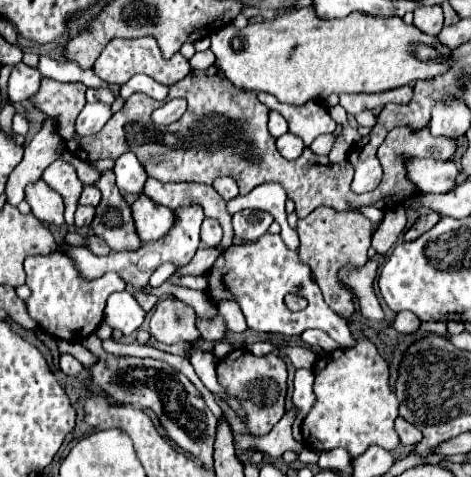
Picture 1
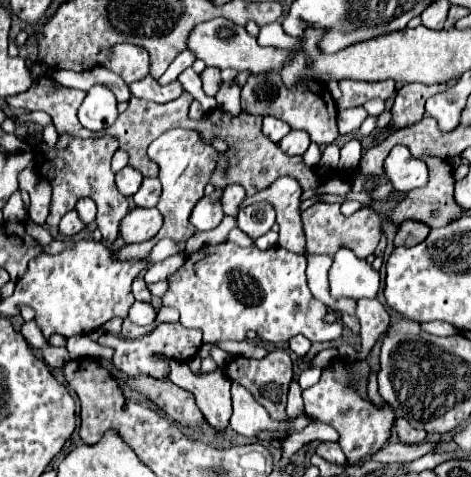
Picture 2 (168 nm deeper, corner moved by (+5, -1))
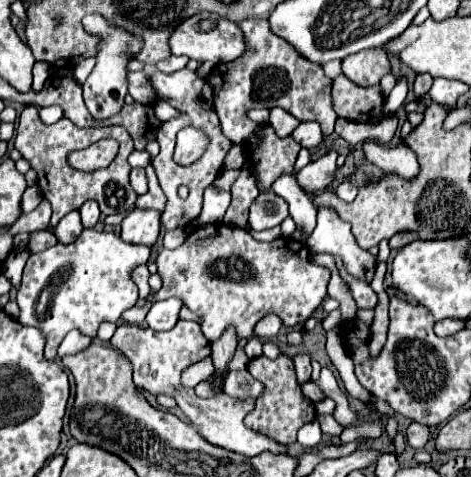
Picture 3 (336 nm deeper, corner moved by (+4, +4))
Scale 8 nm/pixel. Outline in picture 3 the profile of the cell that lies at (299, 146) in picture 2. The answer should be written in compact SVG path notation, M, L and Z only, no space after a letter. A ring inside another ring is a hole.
M313 121L301 123L301 125L291 133L291 137L293 137L301 147L305 147L305 149L313 149L313 147L317 147L317 145L323 141L321 127L319 127L317 123L313 123Z

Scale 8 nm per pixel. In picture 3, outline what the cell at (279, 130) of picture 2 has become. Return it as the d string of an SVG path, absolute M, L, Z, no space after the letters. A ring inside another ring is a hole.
M271 109L269 125L275 129L275 133L279 137L287 137L293 133L293 129L299 125L299 121L295 117L291 117L289 113L285 113L283 109Z

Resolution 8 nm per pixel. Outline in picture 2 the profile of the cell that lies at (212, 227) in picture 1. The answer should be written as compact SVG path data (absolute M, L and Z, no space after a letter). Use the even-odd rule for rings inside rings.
M216 188L212 194L202 196L198 200L198 204L194 206L194 210L190 214L190 222L194 224L196 230L212 230L222 222L222 218L224 218L222 190L224 188Z

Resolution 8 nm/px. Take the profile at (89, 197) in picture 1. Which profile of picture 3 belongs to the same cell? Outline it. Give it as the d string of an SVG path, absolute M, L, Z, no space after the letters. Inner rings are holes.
M85 201L85 203L81 205L79 213L81 213L83 227L93 227L93 225L99 221L99 215L101 215L101 211L99 211L99 207L97 207L95 201Z

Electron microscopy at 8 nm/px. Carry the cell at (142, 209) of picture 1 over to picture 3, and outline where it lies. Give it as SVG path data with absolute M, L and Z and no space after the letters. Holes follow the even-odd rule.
M133 207L121 221L123 241L155 245L155 241L159 237L159 217L161 217L161 213L155 209Z

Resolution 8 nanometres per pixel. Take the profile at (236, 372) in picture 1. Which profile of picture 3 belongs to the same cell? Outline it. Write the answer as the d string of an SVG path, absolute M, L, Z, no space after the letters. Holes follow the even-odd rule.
M281 353L277 359L267 359L267 357L257 357L251 359L247 365L247 371L259 379L265 385L263 397L259 397L255 411L251 411L245 417L245 425L257 433L263 433L279 443L293 443L297 437L299 427L309 423L315 417L315 407L311 405L309 399L301 395L301 389L295 379L295 369L293 369L293 359Z

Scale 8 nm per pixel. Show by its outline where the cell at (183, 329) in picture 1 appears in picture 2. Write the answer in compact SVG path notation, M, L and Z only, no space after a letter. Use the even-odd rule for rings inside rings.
M166 322L166 324L158 324L152 332L148 332L140 340L128 340L128 338L120 338L116 334L102 334L98 338L98 342L106 344L114 350L112 362L120 372L124 372L128 376L150 376L156 380L166 380L168 370L170 370L170 360L188 362L198 354L200 346L202 346L202 332L188 330L184 326Z

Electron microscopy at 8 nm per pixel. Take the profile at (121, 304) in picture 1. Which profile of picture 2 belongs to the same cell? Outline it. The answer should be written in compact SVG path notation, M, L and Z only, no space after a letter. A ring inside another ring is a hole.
M134 302L134 306L128 312L128 318L138 326L152 326L156 322L156 316L158 312L154 310L154 306L146 302Z

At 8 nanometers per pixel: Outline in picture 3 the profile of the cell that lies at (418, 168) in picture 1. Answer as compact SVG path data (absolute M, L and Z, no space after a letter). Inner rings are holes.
M369 141L365 143L365 155L367 159L377 165L383 173L395 173L407 181L415 179L421 171L419 167L419 161L417 161L417 155L403 143L399 143L397 147L385 147L385 145L379 145L375 141Z

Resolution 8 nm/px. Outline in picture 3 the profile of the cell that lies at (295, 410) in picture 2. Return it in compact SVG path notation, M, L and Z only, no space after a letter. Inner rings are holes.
M299 353L299 355L293 357L293 361L295 361L295 371L297 371L297 383L299 383L299 387L303 387L311 379L311 361L309 361L309 355Z

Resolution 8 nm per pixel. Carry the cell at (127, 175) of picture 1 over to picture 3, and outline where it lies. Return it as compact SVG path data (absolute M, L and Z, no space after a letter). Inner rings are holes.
M131 169L131 173L129 173L129 183L131 183L131 187L135 189L135 193L137 195L141 195L141 193L145 193L147 191L147 177L145 177L145 169Z

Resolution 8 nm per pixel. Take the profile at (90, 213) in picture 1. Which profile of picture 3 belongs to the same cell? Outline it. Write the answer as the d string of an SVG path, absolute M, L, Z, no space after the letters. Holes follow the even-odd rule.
M71 211L67 213L59 225L53 229L55 237L59 243L71 243L75 241L75 237L79 237L79 233L83 231L83 225L81 225L81 217L79 217L79 211Z

